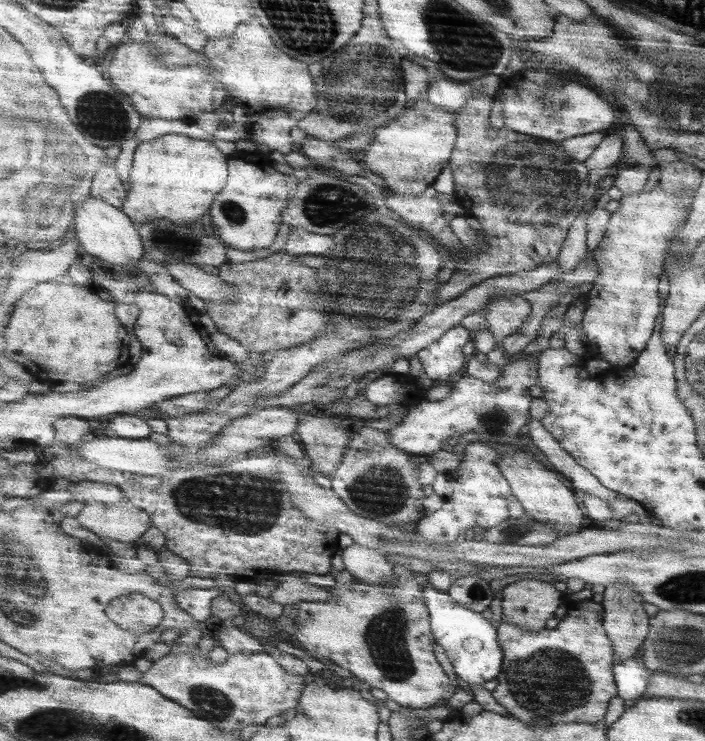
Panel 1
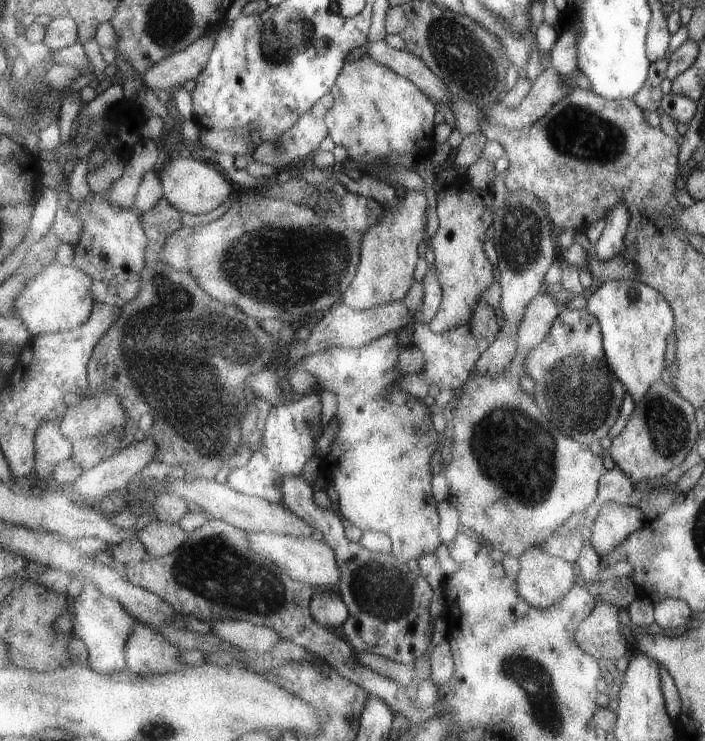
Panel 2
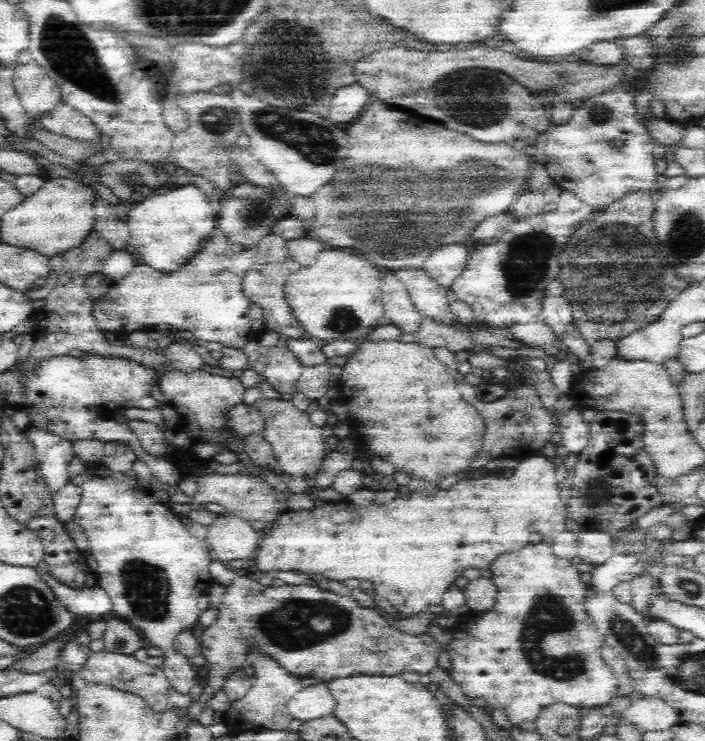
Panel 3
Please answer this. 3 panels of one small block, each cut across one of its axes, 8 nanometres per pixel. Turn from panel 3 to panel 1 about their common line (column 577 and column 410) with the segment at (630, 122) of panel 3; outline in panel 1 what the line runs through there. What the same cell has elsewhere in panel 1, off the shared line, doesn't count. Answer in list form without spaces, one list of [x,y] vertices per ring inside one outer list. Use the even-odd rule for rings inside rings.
[[[427,98],[413,102],[409,112],[389,126],[377,128],[375,134],[375,140],[363,152],[365,156],[361,156],[361,162],[375,172],[377,178],[383,178],[381,186],[387,186],[385,192],[391,192],[393,196],[417,196],[425,194],[427,188],[433,188],[433,182],[437,182],[441,172],[451,164],[459,138],[453,116],[437,110]]]

